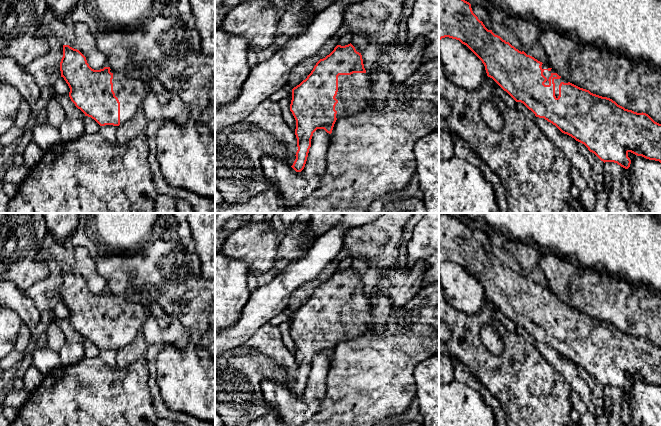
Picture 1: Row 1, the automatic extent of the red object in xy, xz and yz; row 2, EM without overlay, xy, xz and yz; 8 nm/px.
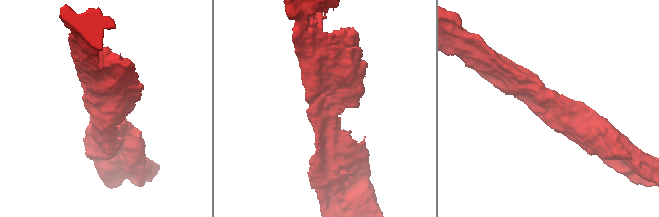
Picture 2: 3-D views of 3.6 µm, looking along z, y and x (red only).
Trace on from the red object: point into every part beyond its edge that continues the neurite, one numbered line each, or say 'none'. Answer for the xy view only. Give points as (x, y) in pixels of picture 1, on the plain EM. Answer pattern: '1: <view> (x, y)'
1: xy (131, 317)

